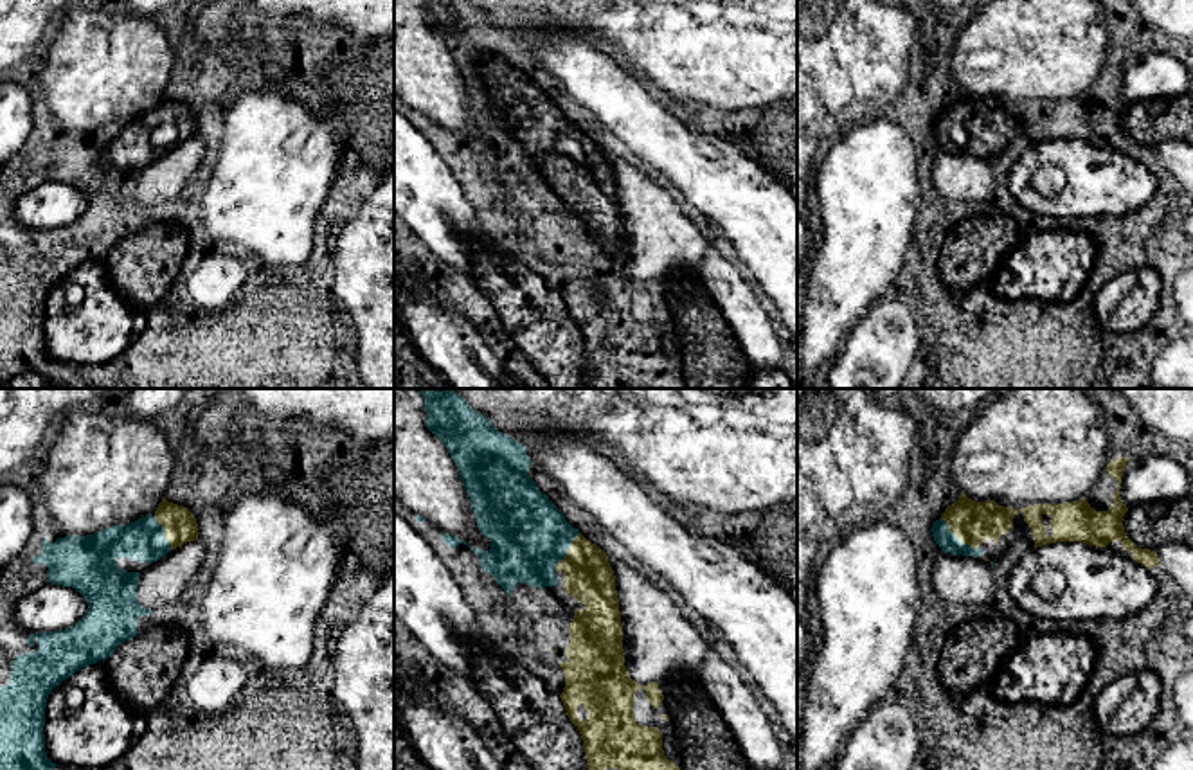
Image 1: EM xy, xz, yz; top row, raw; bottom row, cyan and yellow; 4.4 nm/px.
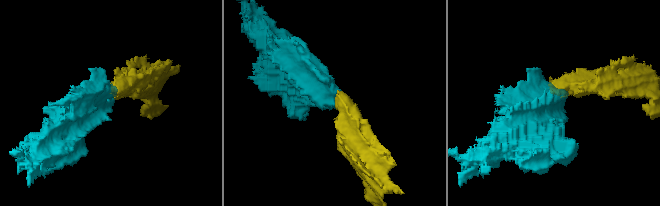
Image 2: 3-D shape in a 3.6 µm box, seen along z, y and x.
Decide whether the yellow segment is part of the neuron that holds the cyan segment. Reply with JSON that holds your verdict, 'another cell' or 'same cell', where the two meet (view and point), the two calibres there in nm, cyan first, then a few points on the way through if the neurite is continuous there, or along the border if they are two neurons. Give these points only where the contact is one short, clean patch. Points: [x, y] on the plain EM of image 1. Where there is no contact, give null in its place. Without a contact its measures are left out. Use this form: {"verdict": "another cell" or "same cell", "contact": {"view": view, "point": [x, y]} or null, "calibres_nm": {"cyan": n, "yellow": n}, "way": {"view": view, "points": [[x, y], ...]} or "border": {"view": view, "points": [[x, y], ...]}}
{"verdict": "same cell", "contact": {"view": "yz", "point": [956, 134]}, "calibres_nm": {"cyan": 90, "yellow": 190}, "way": {"view": "yz", "points": [[947, 137], [956, 134], [974, 119]]}}

